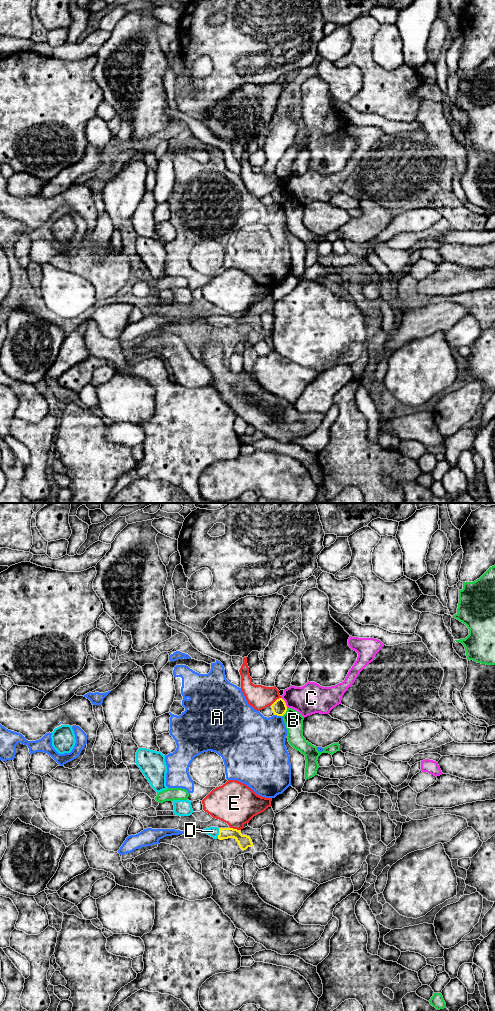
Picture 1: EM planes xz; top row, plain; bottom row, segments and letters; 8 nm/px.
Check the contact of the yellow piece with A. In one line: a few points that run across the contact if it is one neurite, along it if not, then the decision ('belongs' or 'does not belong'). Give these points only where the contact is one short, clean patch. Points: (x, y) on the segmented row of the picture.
does not belong

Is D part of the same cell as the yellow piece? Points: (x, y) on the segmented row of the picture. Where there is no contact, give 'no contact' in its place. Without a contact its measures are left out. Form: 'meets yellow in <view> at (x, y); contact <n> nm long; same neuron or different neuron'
meets yellow in xz at (219, 833); contact 90 nm long; same neuron

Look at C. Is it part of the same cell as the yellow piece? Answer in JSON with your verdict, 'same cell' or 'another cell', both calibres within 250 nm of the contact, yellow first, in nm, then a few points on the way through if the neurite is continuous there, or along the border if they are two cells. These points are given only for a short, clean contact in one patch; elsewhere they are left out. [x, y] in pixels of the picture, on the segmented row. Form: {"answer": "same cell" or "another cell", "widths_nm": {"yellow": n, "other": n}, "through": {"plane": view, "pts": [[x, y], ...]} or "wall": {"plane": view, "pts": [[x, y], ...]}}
{"answer": "another cell", "widths_nm": {"yellow": 120, "other": 240}, "wall": {"plane": "xz", "pts": [[281, 697], [287, 707]]}}

